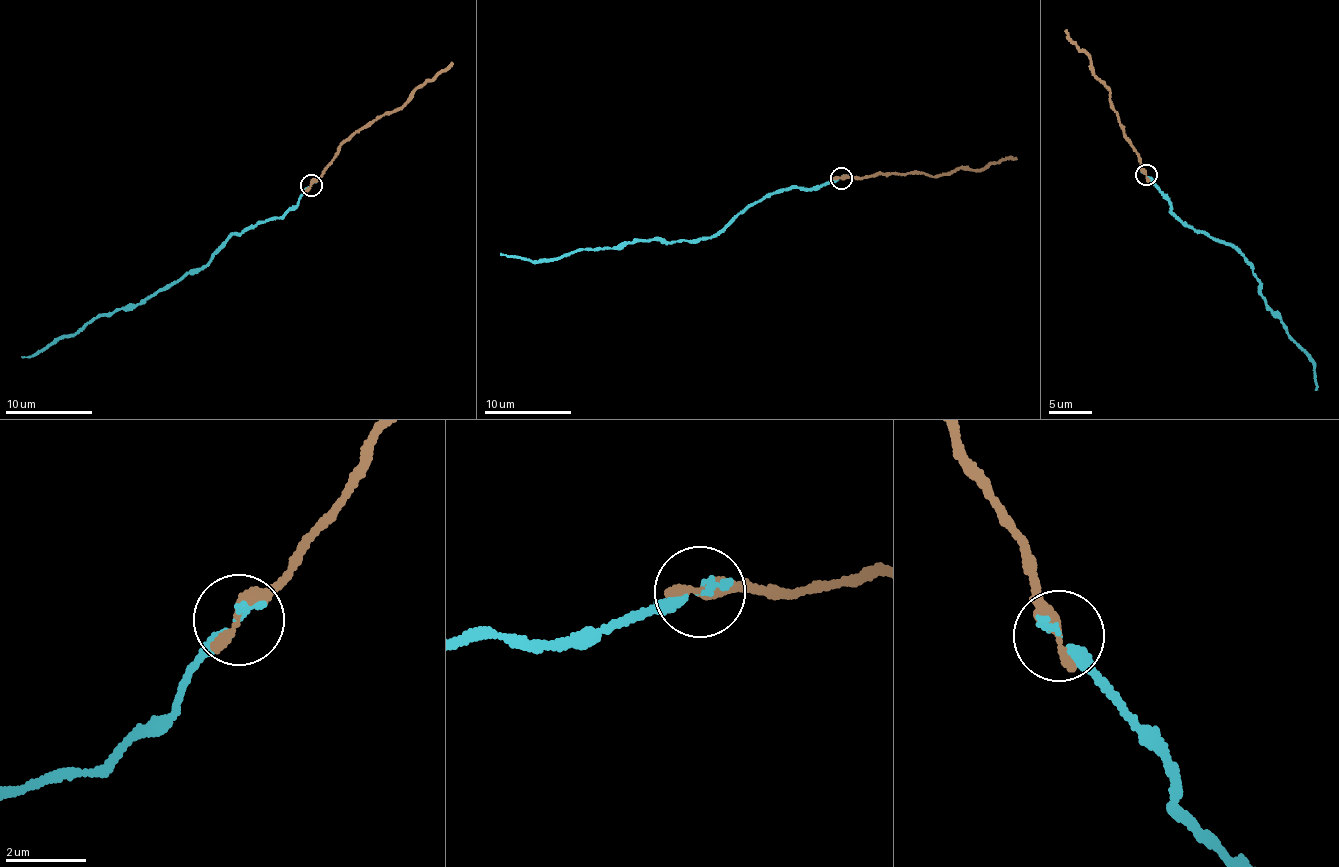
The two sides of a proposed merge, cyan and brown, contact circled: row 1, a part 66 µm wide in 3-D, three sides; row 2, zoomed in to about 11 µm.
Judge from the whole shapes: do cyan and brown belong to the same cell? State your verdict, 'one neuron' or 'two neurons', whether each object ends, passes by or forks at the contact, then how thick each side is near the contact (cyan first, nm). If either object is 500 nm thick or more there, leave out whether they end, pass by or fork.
one neuron; cyan ends there; brown ends there; 240 nm thick on the cyan side, 440 nm on the other

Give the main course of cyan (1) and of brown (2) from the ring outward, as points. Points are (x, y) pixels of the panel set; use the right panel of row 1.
1: (1145, 175), (1165, 195), (1182, 223), (1231, 244), (1248, 262), (1266, 304), (1314, 364), (1314, 389)
2: (1145, 175), (1139, 153), (1125, 135), (1109, 89), (1066, 29)

